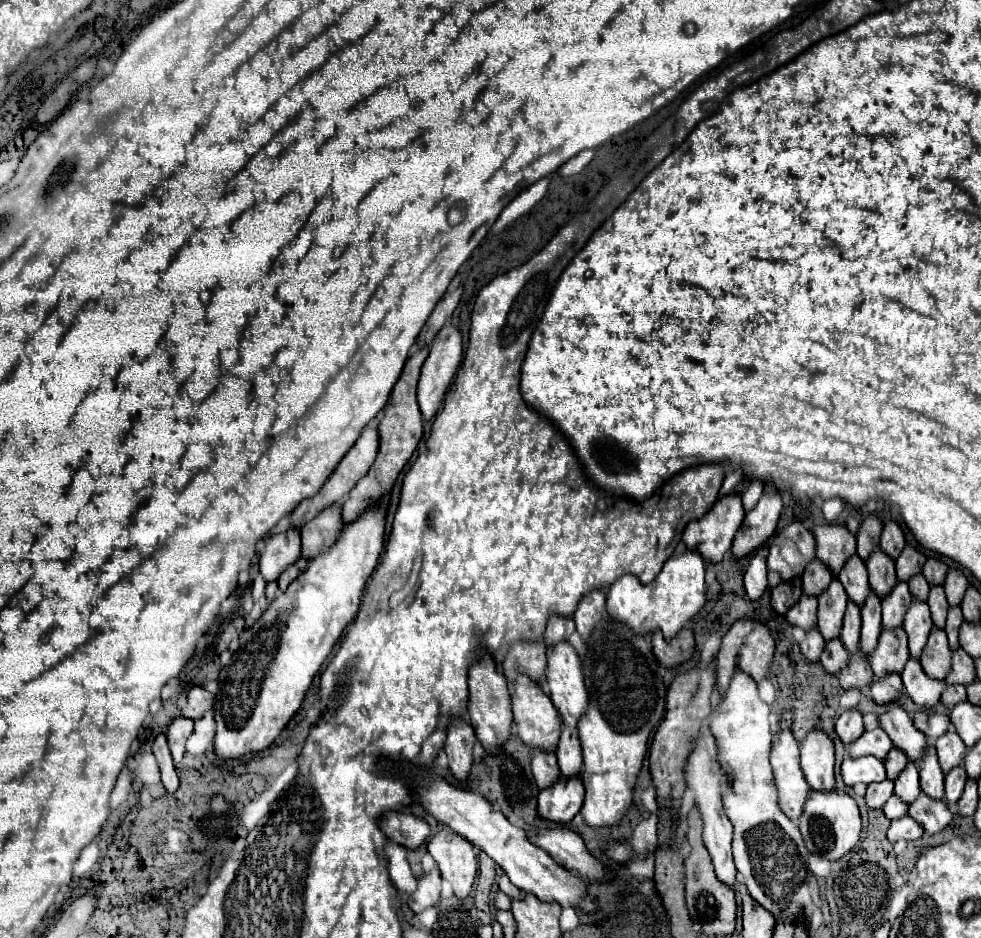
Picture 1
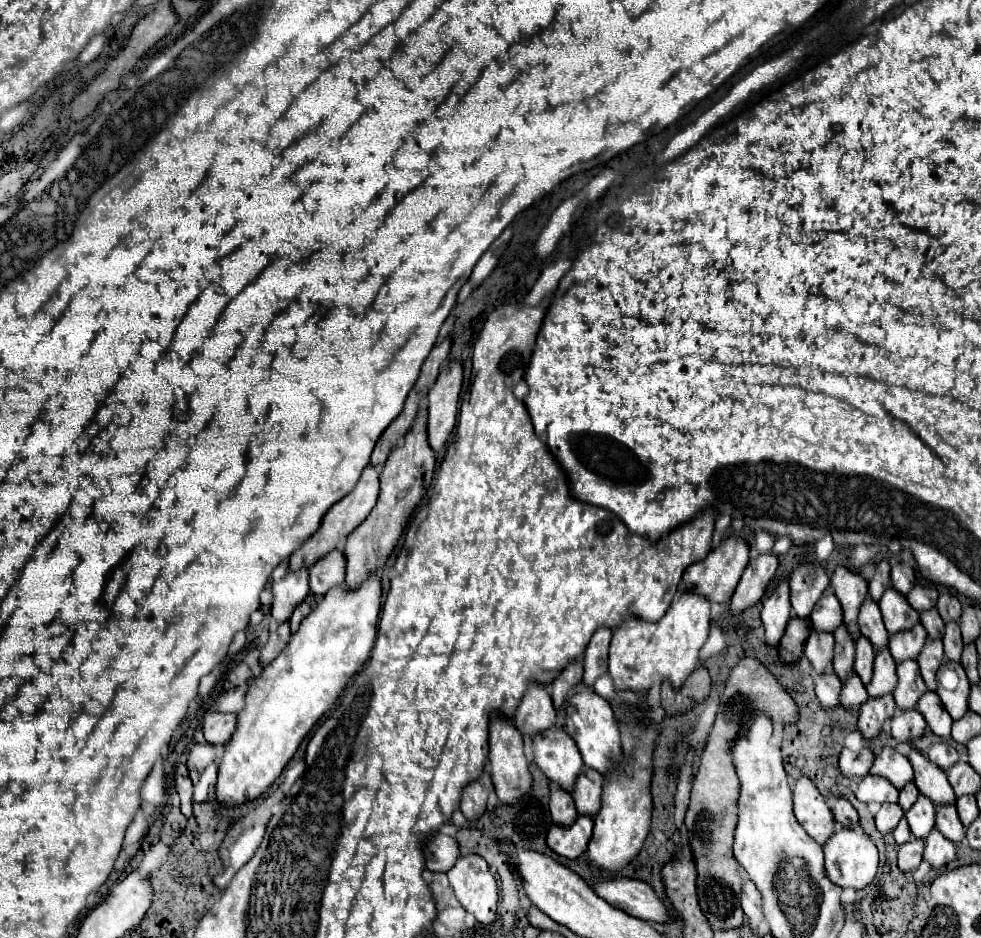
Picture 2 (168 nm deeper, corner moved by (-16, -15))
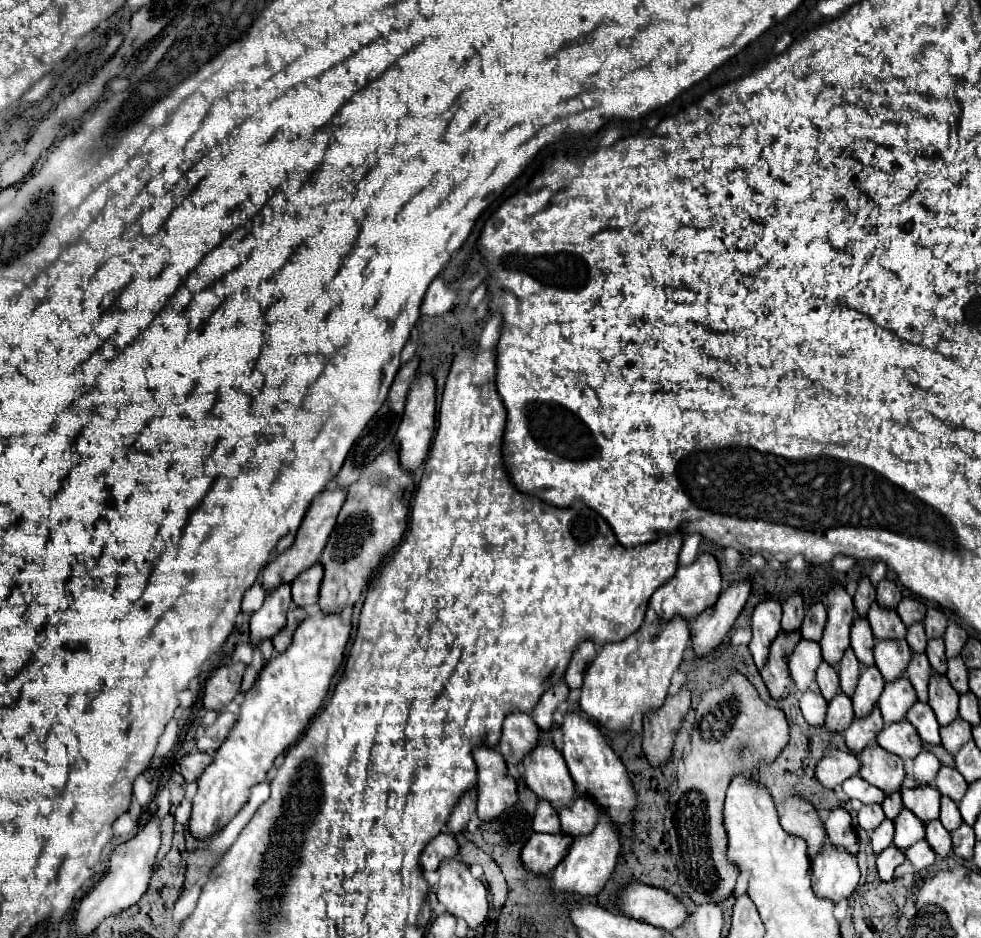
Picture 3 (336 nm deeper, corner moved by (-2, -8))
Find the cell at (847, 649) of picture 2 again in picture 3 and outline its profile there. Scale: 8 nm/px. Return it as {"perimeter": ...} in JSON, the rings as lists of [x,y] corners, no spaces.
{"perimeter":[[[822,662],[822,664],[820,664],[820,668],[818,668],[818,676],[816,676],[816,682],[818,682],[820,694],[824,696],[824,700],[826,700],[826,702],[830,702],[830,700],[836,696],[838,688],[840,688],[836,670],[834,670],[832,666],[828,666],[826,662]]]}

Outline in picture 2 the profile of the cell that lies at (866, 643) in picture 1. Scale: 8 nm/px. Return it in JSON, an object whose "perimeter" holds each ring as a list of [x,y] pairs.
{"perimeter":[[[888,647],[878,649],[876,661],[874,661],[874,675],[872,681],[866,685],[866,691],[870,697],[892,693],[896,687],[896,661],[890,655]]]}

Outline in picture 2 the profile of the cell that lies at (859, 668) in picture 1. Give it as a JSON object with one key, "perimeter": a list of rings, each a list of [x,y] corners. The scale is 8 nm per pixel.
{"perimeter":[[[892,693],[882,697],[870,697],[866,703],[860,705],[860,719],[858,729],[866,739],[876,737],[882,731],[882,723],[886,717],[892,717],[896,713],[896,703]]]}

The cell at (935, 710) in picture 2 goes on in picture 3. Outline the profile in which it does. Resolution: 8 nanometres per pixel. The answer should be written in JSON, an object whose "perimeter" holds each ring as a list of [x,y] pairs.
{"perimeter":[[[916,702],[914,708],[908,712],[908,718],[906,718],[918,732],[918,736],[922,738],[922,742],[926,744],[940,744],[940,726],[936,722],[936,716],[932,712],[932,708],[928,704],[922,704],[922,702]]]}

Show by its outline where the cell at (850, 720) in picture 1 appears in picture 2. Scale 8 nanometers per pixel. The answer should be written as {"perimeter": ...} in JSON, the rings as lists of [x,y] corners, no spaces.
{"perimeter":[[[866,745],[860,751],[852,751],[844,747],[840,753],[840,771],[846,777],[864,777],[872,767],[872,759],[874,759],[874,753]]]}

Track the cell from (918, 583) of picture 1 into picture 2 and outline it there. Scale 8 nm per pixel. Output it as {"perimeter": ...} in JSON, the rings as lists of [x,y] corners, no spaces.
{"perimeter":[[[936,607],[928,609],[928,611],[922,611],[920,613],[920,621],[926,627],[928,637],[934,639],[934,637],[942,637],[944,635],[944,621],[940,619],[940,613],[938,613]]]}

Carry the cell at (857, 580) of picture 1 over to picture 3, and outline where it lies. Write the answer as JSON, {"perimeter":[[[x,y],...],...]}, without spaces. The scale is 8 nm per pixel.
{"perimeter":[[[856,618],[854,626],[852,626],[852,650],[854,650],[860,664],[864,664],[864,666],[874,664],[872,648],[874,648],[874,634],[870,632],[868,620]]]}

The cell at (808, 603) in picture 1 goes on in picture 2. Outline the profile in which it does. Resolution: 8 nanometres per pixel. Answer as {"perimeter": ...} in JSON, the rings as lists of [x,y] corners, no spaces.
{"perimeter":[[[812,633],[804,645],[804,655],[810,659],[816,671],[826,671],[832,663],[834,635],[832,633]]]}

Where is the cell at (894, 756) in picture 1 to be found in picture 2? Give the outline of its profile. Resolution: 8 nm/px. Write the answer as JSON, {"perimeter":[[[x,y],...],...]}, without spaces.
{"perimeter":[[[910,781],[904,789],[900,789],[900,801],[898,803],[906,811],[906,809],[912,807],[912,803],[916,801],[916,797],[918,797],[918,787],[916,787],[914,781]]]}

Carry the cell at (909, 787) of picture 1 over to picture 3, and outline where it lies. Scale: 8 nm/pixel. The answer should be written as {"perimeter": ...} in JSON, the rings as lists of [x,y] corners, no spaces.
{"perimeter":[[[902,810],[898,820],[894,820],[896,826],[896,834],[894,834],[894,846],[900,850],[910,848],[912,844],[916,844],[918,840],[924,838],[924,828],[922,824],[918,824],[918,818],[910,812],[910,810]]]}

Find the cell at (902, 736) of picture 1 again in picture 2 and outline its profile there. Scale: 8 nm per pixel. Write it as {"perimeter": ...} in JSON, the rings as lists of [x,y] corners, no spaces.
{"perimeter":[[[916,747],[910,749],[908,759],[914,767],[914,781],[922,795],[928,795],[936,805],[954,803],[956,795],[948,783],[946,771],[940,769],[936,763],[932,763],[926,755],[922,755]]]}

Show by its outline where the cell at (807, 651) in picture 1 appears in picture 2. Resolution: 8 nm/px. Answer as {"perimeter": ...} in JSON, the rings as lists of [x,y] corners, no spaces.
{"perimeter":[[[814,671],[812,679],[814,679],[814,685],[816,685],[816,697],[818,697],[820,705],[824,709],[836,707],[838,697],[840,697],[840,687],[842,687],[840,677],[834,671],[830,671],[830,673],[816,673]]]}

